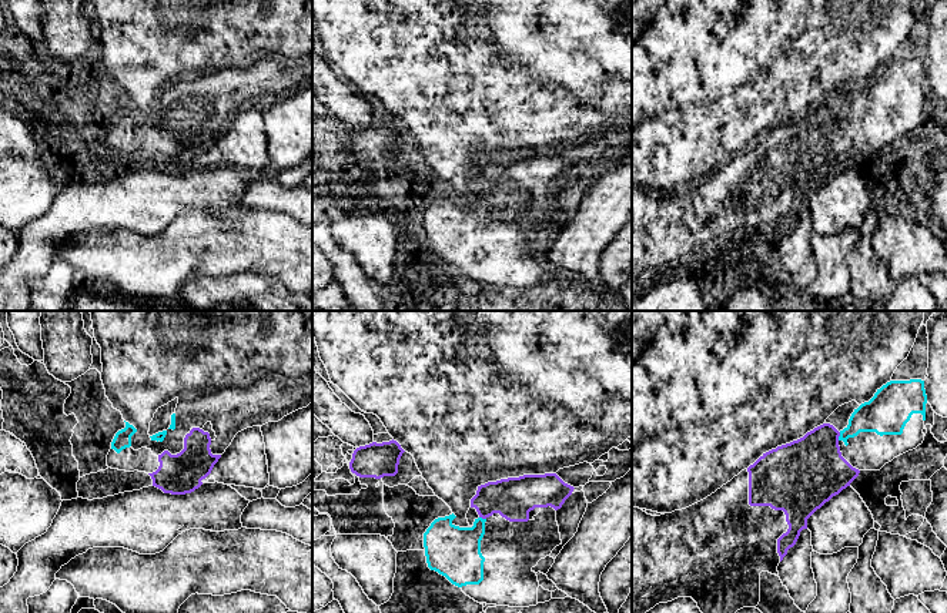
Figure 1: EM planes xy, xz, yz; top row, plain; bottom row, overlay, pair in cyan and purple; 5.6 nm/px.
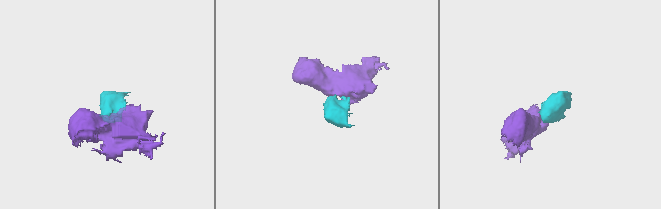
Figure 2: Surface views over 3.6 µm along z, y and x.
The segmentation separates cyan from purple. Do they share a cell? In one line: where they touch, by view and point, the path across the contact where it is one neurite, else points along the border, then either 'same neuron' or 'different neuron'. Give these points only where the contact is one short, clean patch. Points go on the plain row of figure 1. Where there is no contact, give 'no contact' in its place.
yz (839, 117) | across yz (877, 96), (862, 100), (839, 117), (810, 151) | same neuron

